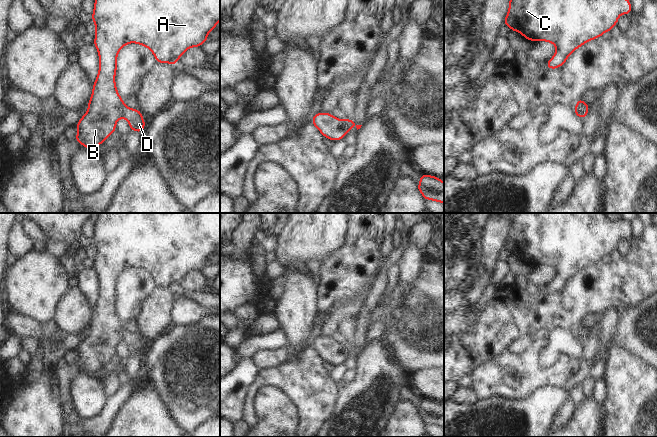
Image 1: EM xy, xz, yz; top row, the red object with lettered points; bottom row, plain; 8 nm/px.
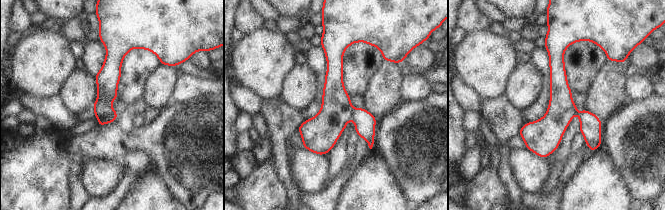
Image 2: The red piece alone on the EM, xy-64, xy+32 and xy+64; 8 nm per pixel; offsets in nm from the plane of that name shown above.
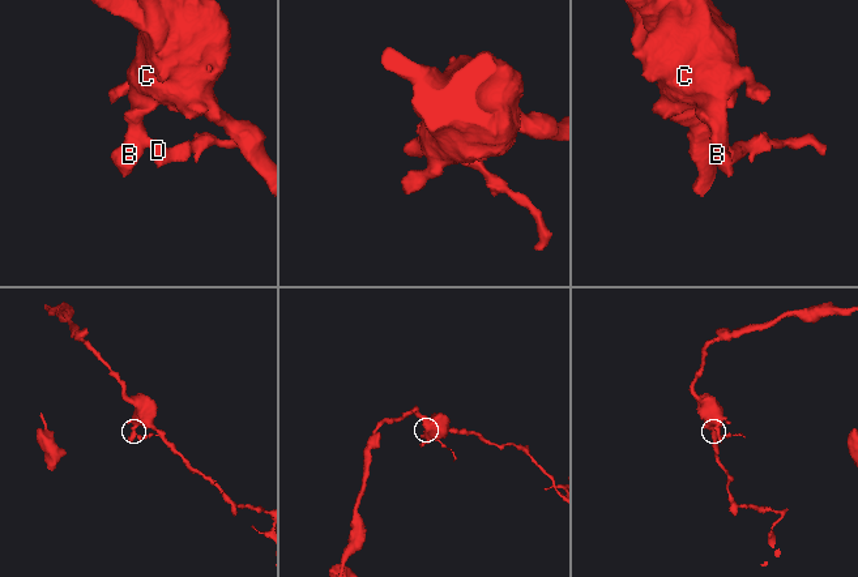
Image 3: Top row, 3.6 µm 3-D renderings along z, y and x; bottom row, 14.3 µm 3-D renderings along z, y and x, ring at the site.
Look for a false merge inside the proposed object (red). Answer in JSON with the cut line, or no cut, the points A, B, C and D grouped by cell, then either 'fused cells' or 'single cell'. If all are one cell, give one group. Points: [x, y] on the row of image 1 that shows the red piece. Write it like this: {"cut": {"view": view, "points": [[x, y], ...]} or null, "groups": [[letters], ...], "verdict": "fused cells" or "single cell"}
{"cut": {"view": "xy", "points": [[125, 105], [122, 109], [122, 116]]}, "groups": [["A", "B", "C"], ["D"]], "verdict": "fused cells"}

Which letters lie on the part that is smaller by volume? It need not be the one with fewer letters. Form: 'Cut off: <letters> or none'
Cut off: D

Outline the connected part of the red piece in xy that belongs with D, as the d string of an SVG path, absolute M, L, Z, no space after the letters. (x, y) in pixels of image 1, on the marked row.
M126 105L122 109L123 118L128 121L130 130L143 132L145 128L145 120L142 118L142 112L137 109L132 109Z

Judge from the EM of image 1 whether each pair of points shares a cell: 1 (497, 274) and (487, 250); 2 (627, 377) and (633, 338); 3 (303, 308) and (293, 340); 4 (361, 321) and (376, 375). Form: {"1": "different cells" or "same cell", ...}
{"1": "different cells", "2": "different cells", "3": "same cell", "4": "different cells"}

